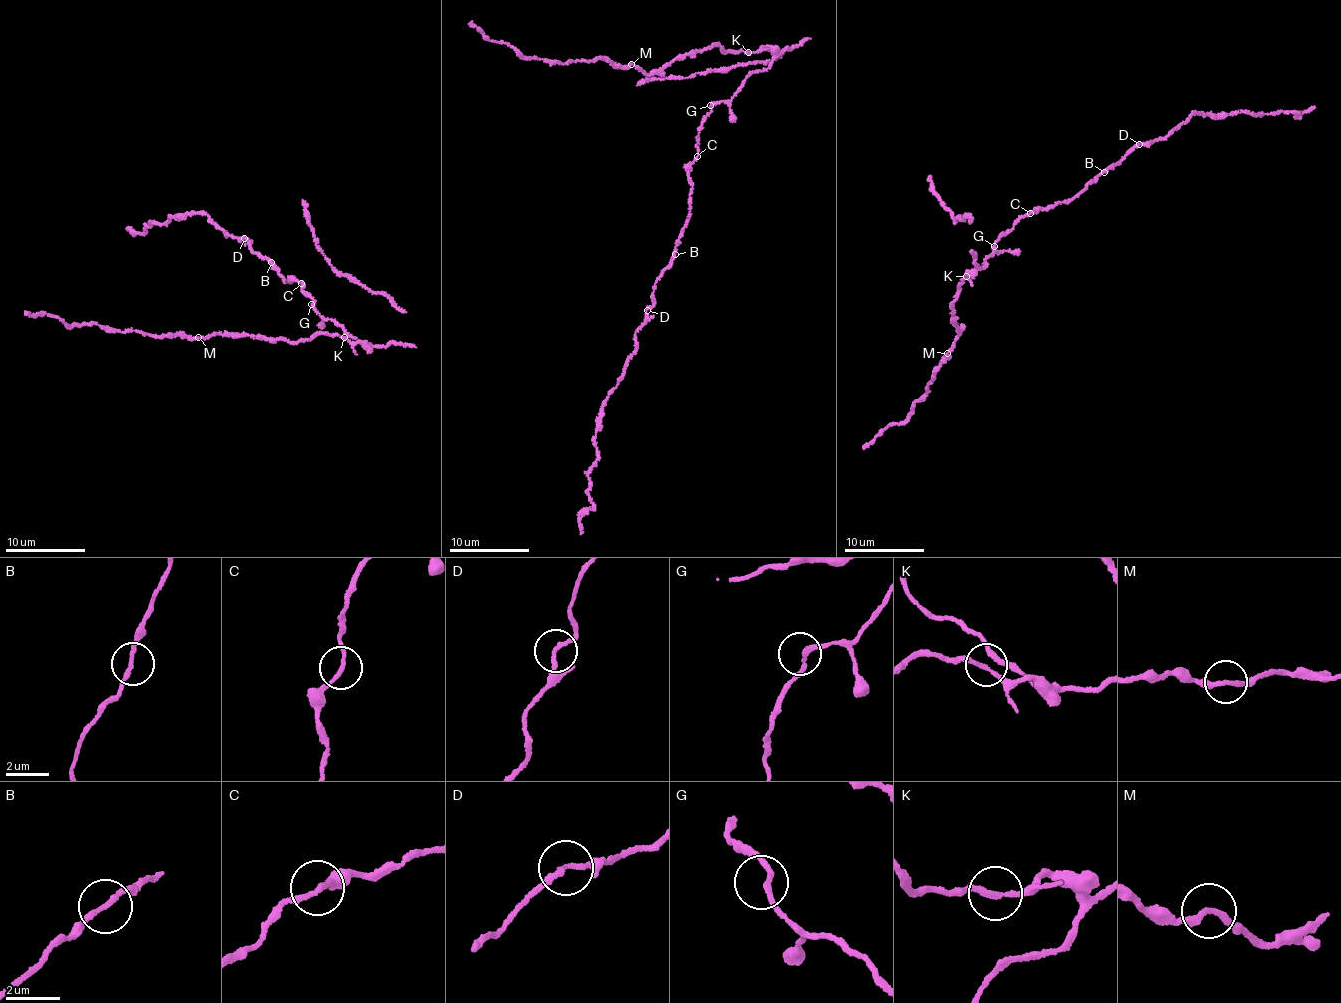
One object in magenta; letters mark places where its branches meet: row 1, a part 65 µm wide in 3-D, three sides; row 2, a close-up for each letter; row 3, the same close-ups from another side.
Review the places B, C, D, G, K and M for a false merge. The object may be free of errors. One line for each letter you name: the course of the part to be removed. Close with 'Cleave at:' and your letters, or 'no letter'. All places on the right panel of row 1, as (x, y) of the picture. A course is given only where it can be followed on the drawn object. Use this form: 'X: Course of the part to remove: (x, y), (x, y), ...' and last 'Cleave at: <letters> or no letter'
Cleave at: no letter

